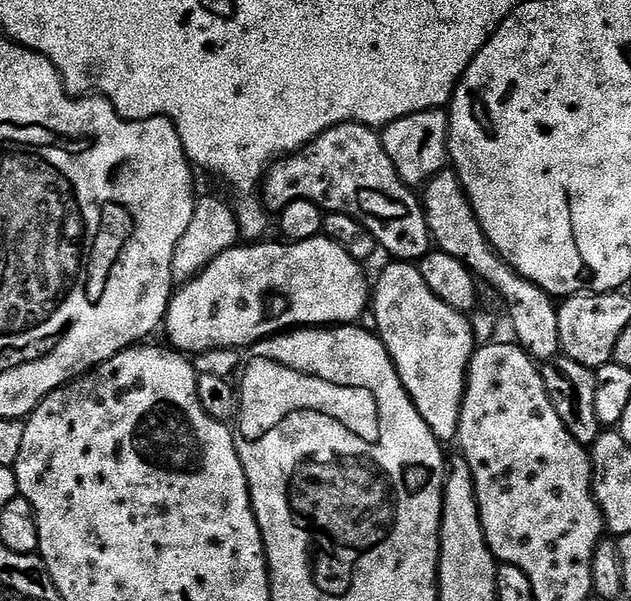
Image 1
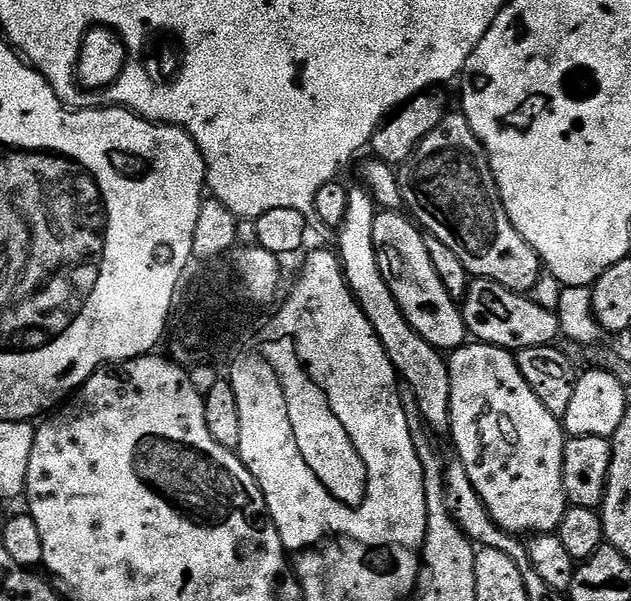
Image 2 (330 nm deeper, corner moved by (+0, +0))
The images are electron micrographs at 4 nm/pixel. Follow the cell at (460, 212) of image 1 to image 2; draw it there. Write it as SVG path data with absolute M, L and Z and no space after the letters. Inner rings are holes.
M452 110L444 115L442 122L438 122L438 126L434 126L434 130L430 130L428 137L414 150L412 157L399 165L398 175L400 199L411 219L427 235L438 238L438 242L446 242L451 252L458 254L468 273L476 278L498 282L511 292L531 293L531 288L540 280L540 272L542 276L540 255L528 245L522 234L518 234L518 230L514 230L500 201L500 191L490 170L488 156L463 111Z

